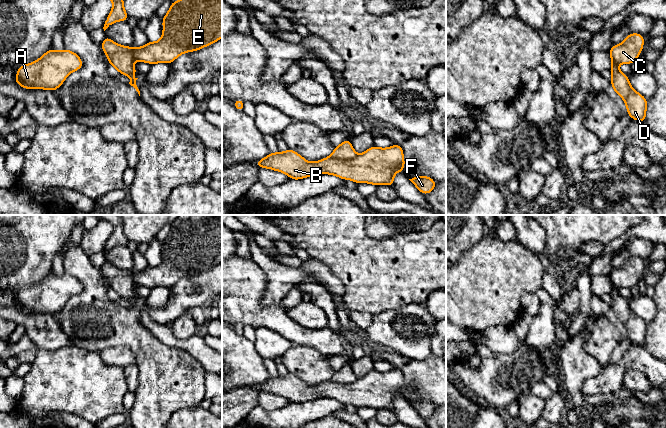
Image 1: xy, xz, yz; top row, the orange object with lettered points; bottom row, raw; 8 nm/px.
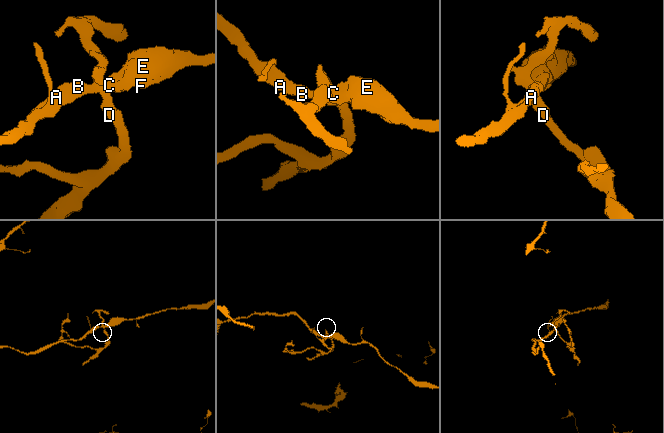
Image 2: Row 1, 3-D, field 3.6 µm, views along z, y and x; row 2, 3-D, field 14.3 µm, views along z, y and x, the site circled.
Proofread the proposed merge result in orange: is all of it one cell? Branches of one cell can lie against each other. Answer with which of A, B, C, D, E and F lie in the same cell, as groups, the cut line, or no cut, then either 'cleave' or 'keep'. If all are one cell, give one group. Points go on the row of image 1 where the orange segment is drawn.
A B C E F / D | xz (357, 155), (347, 159), (338, 159), (330, 156) | cleave

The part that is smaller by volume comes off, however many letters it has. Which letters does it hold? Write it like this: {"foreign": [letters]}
{"foreign": ["D"]}

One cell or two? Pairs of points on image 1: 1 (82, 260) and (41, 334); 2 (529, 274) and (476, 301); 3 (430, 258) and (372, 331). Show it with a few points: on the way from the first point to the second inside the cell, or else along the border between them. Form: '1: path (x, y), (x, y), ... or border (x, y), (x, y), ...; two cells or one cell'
1: border (55, 315), (66, 336); two cells
2: path (516, 274), (503, 274), (489, 288); one cell
3: border (413, 303), (398, 308), (390, 308), (373, 316); two cells

